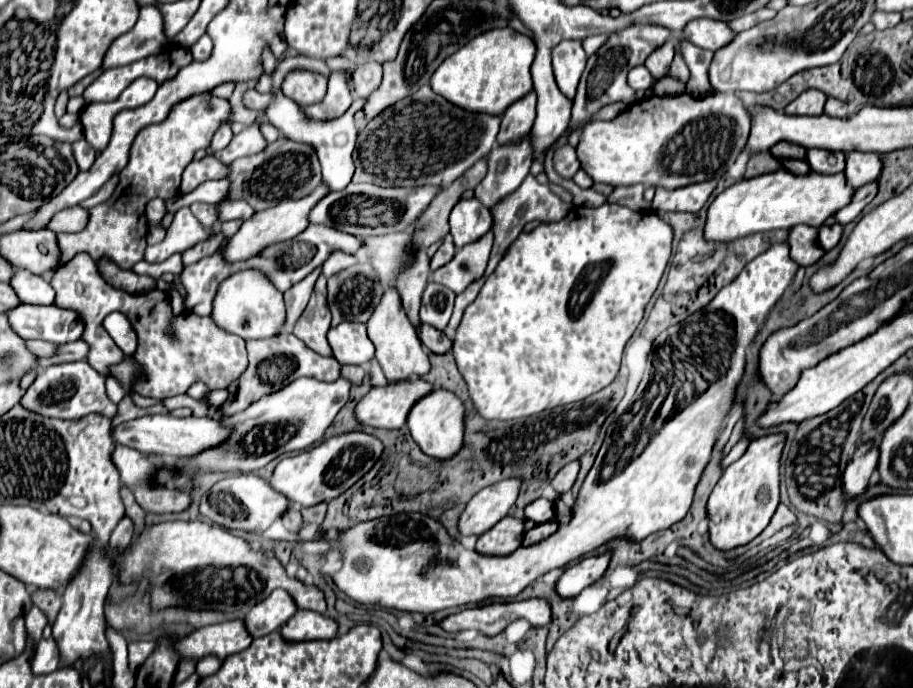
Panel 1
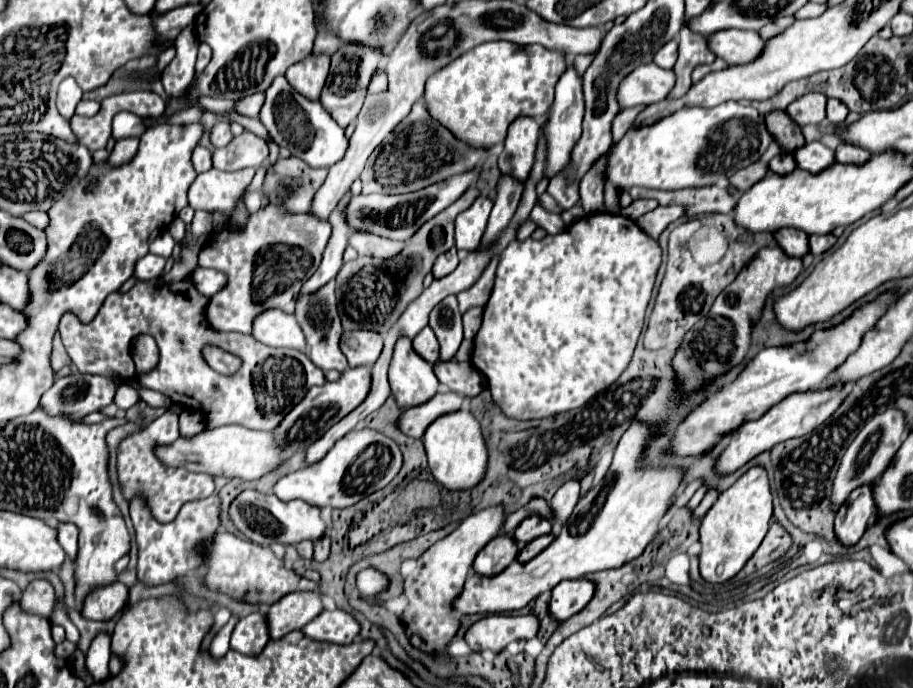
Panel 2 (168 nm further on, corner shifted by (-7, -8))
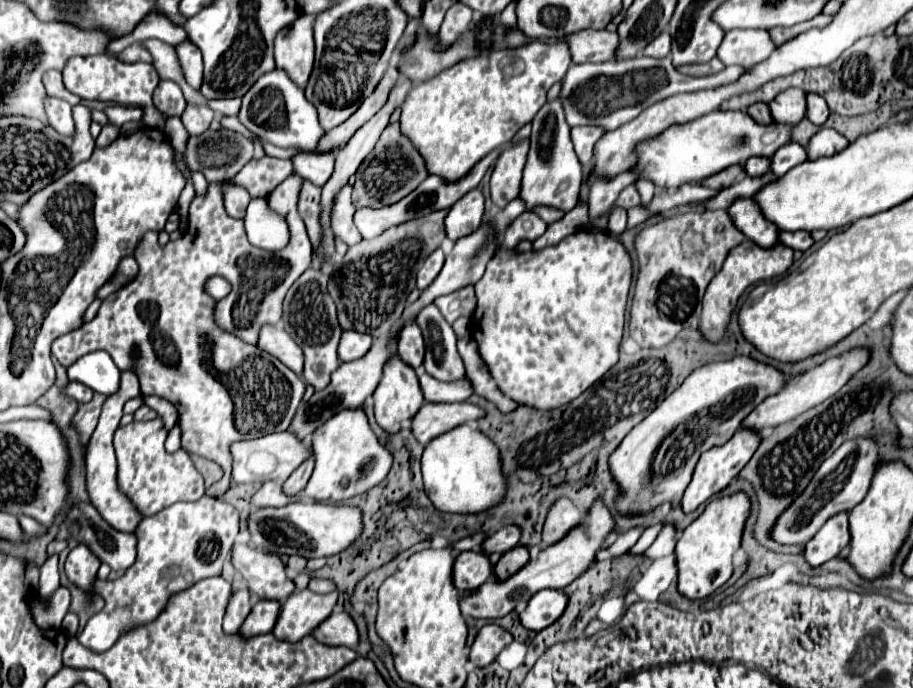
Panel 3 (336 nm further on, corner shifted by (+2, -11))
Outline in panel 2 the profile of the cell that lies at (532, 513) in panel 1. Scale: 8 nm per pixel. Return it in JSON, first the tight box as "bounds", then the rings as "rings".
{"bounds":[514,514,552,542],"rings":[[[532,514],[532,516],[524,518],[524,520],[518,524],[518,528],[514,530],[514,540],[516,540],[516,542],[530,542],[530,540],[534,540],[534,538],[538,538],[538,536],[548,534],[550,528],[552,528],[550,520]]]}

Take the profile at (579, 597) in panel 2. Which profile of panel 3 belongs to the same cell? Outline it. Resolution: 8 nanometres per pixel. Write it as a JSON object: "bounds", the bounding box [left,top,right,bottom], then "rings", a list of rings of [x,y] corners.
{"bounds":[521,589,569,631],"rings":[[[543,589],[531,597],[529,607],[521,613],[521,623],[527,629],[543,631],[563,615],[567,603],[569,597],[563,591]]]}

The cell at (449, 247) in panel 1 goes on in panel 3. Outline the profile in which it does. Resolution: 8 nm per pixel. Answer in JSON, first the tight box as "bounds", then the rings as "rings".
{"bounds":[417,249,445,291],"rings":[[[441,249],[433,251],[427,259],[425,259],[425,265],[419,269],[417,273],[417,287],[423,291],[425,287],[429,287],[429,283],[433,283],[433,279],[439,275],[441,267],[443,267],[443,261],[445,261],[445,255]]]}

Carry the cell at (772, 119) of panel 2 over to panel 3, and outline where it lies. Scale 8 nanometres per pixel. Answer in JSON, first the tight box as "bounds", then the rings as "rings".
{"bounds":[747,103,773,125],"rings":[[[755,103],[755,105],[751,105],[749,109],[747,109],[747,113],[757,121],[757,123],[761,123],[761,125],[769,125],[773,119],[769,117],[769,107],[765,105],[765,103]]]}

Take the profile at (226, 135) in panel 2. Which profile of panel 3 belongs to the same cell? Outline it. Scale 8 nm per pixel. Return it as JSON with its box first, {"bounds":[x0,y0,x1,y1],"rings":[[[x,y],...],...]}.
{"bounds":[181,105,213,135],"rings":[[[187,105],[185,113],[181,115],[181,121],[189,135],[203,135],[209,131],[211,121],[213,121],[213,111],[209,107],[197,107],[197,105]]]}

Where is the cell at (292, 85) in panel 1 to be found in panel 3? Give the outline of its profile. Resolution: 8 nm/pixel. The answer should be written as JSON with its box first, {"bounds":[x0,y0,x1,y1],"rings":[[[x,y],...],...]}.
{"bounds":[275,13,315,89],"rings":[[[301,13],[301,19],[283,29],[275,39],[277,67],[281,67],[301,89],[305,89],[305,83],[313,71],[313,21],[315,15]]]}

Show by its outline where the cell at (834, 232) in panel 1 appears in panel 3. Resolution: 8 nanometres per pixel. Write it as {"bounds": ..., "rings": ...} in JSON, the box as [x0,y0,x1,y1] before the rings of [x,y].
{"bounds":[781,231,815,251],"rings":[[[781,231],[781,243],[791,247],[791,249],[799,249],[799,251],[807,251],[815,241],[811,237],[811,233],[807,231],[795,231],[795,233],[787,233],[787,231]]]}

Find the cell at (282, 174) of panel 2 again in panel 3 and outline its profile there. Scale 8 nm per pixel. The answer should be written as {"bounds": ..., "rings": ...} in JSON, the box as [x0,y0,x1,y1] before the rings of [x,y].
{"bounds":[299,181,321,247],"rings":[[[303,181],[301,195],[299,195],[299,215],[303,217],[311,243],[317,247],[321,239],[321,225],[319,225],[319,197],[321,197],[321,187],[313,185],[311,181]]]}

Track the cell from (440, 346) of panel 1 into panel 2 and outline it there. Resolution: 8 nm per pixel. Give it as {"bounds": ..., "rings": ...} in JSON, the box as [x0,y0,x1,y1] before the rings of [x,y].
{"bounds":[412,326,438,364],"rings":[[[430,326],[422,328],[416,334],[416,338],[412,340],[412,348],[414,348],[414,352],[418,352],[418,356],[422,356],[430,364],[434,364],[438,360],[438,340],[434,340],[434,332]]]}

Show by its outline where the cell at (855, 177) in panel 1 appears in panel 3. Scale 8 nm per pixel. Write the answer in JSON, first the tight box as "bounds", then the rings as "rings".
{"bounds":[807,129,849,159],"rings":[[[821,129],[807,145],[807,153],[809,159],[819,159],[819,157],[829,157],[829,155],[837,155],[843,151],[843,147],[847,147],[849,141],[839,135],[835,129]]]}

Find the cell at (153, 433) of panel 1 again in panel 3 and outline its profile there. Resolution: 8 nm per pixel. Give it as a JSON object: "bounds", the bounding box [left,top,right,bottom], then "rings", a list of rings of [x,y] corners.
{"bounds":[231,431,307,483],"rings":[[[289,431],[283,433],[273,433],[265,435],[259,439],[249,439],[249,441],[237,441],[231,447],[231,457],[233,457],[233,481],[235,483],[253,483],[253,481],[271,481],[277,479],[285,481],[297,467],[307,459],[307,447],[297,441],[295,435]]]}

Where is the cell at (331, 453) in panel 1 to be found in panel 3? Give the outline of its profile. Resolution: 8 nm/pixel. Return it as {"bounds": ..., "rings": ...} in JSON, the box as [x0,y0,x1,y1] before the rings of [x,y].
{"bounds":[251,409,393,507],"rings":[[[361,409],[341,411],[335,417],[331,417],[323,427],[319,427],[313,433],[313,451],[315,451],[315,471],[303,491],[299,491],[297,495],[285,495],[279,483],[267,481],[253,495],[251,503],[255,507],[283,507],[291,501],[301,499],[341,503],[379,485],[389,475],[393,465],[393,455],[389,455],[389,451],[379,443]]]}

